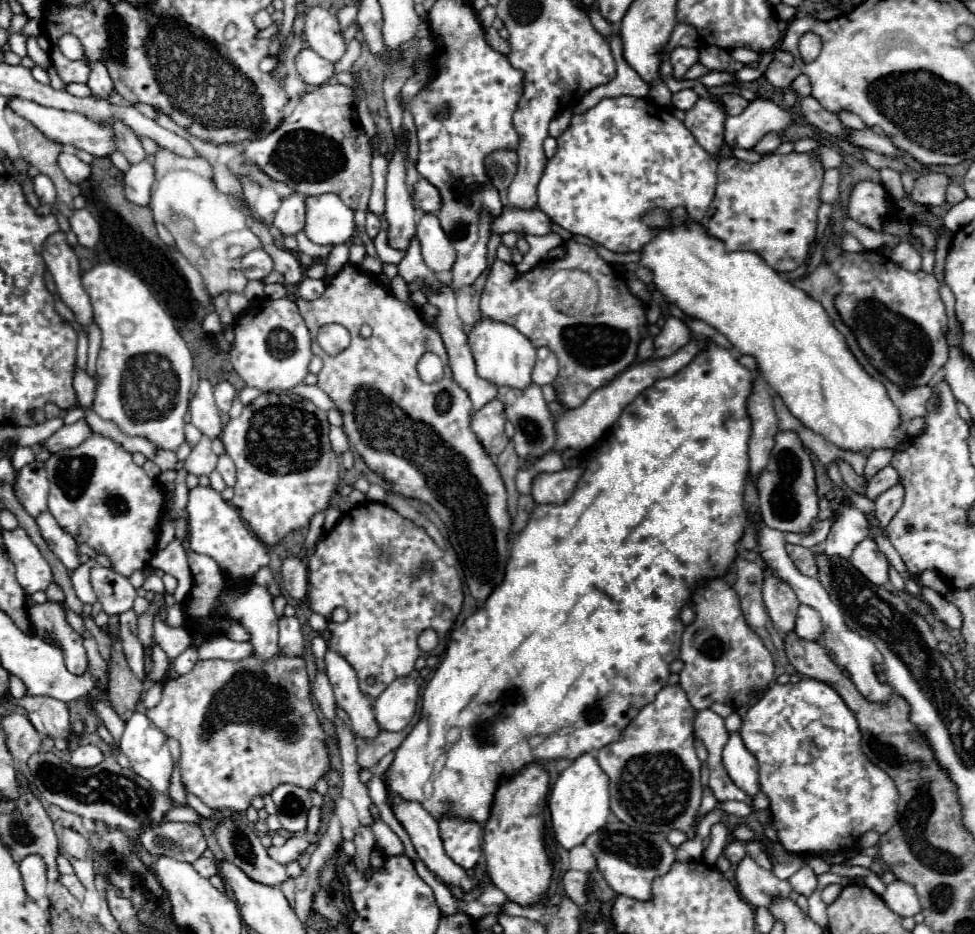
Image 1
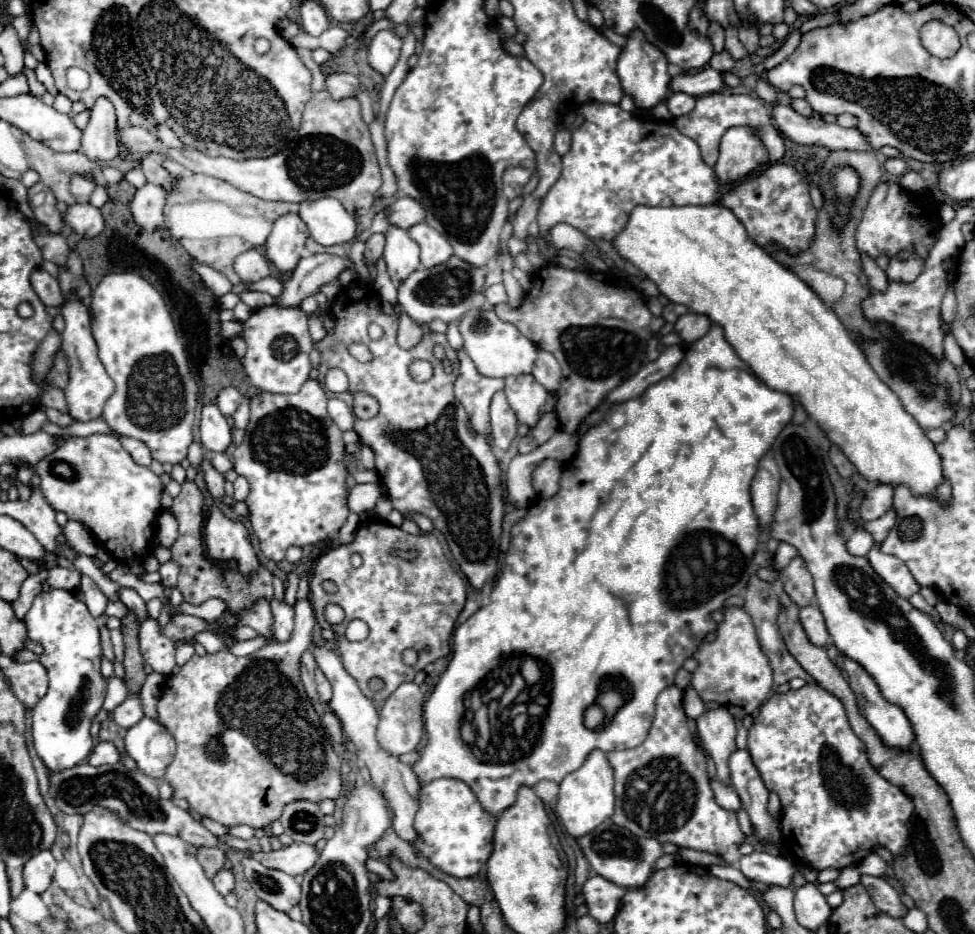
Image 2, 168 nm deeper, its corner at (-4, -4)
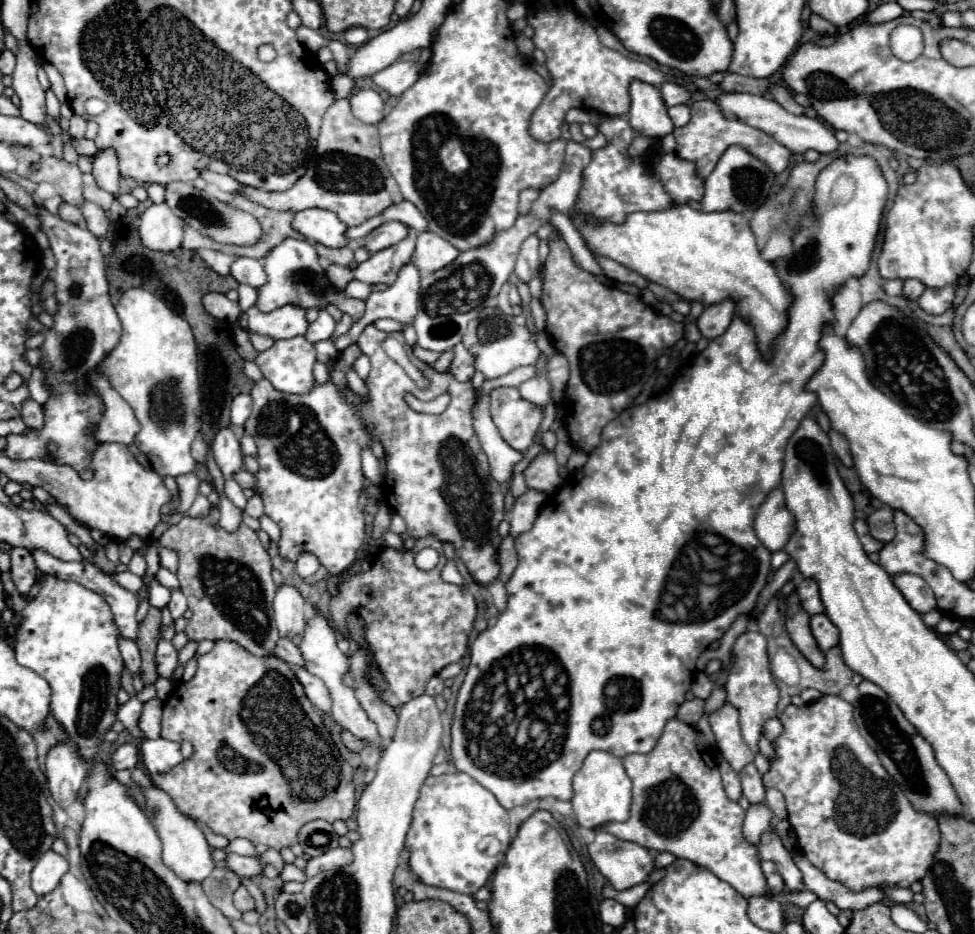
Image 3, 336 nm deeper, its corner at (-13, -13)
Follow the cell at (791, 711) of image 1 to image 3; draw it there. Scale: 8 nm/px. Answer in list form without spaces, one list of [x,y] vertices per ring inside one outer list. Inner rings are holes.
[[[822,696],[808,706],[798,708],[790,704],[780,716],[780,722],[784,724],[784,732],[774,742],[778,760],[770,764],[770,772],[762,780],[766,788],[776,788],[786,796],[788,820],[802,854],[828,878],[842,882],[852,892],[892,886],[910,888],[912,882],[924,878],[940,846],[938,822],[928,814],[916,812],[898,790],[876,752],[858,732],[852,704],[838,696]]]

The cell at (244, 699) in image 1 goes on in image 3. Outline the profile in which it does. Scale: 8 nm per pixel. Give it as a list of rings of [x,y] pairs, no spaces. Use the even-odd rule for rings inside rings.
[[[218,640],[208,654],[198,656],[196,676],[190,682],[180,682],[178,686],[174,686],[174,690],[166,698],[164,712],[162,712],[162,732],[160,732],[160,736],[166,738],[166,740],[188,740],[188,742],[192,742],[194,756],[190,760],[184,760],[182,764],[178,764],[176,768],[172,768],[166,774],[152,776],[152,782],[156,786],[160,786],[164,792],[168,792],[184,814],[188,814],[194,820],[200,820],[212,832],[222,834],[228,840],[248,838],[254,846],[264,844],[268,848],[282,850],[282,848],[290,848],[292,844],[298,842],[298,832],[306,822],[312,822],[312,820],[318,820],[318,818],[322,818],[326,822],[348,820],[352,816],[352,812],[354,812],[356,796],[354,796],[354,784],[352,784],[352,766],[340,756],[340,752],[334,746],[328,730],[322,724],[320,714],[316,712],[316,708],[306,698],[302,684],[296,680],[296,676],[288,668],[288,664],[284,660],[280,660],[280,658],[274,658],[274,656],[256,658],[256,656],[248,654],[248,650],[244,650],[240,644],[232,642],[232,640]]]

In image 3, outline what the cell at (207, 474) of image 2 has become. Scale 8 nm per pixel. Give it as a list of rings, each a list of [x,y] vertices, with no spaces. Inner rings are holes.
[[[220,494],[220,528],[228,532],[236,532],[242,524],[242,510],[236,508],[224,494]]]

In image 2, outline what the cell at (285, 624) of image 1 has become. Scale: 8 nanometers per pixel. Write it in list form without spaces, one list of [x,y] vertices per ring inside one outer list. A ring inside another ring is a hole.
[[[275,599],[271,601],[271,607],[273,607],[273,617],[275,617],[275,623],[273,623],[275,639],[279,643],[289,641],[291,633],[293,633],[293,627],[295,627],[295,611],[293,611],[293,607],[289,607],[285,601],[275,601]]]

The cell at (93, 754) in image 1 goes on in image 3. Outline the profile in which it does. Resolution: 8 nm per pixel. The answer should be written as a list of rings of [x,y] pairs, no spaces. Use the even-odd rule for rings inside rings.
[[[122,744],[112,754],[112,762],[110,762],[110,766],[114,770],[122,770],[122,768],[134,770],[136,764],[138,764],[138,746],[134,746],[134,744]]]

